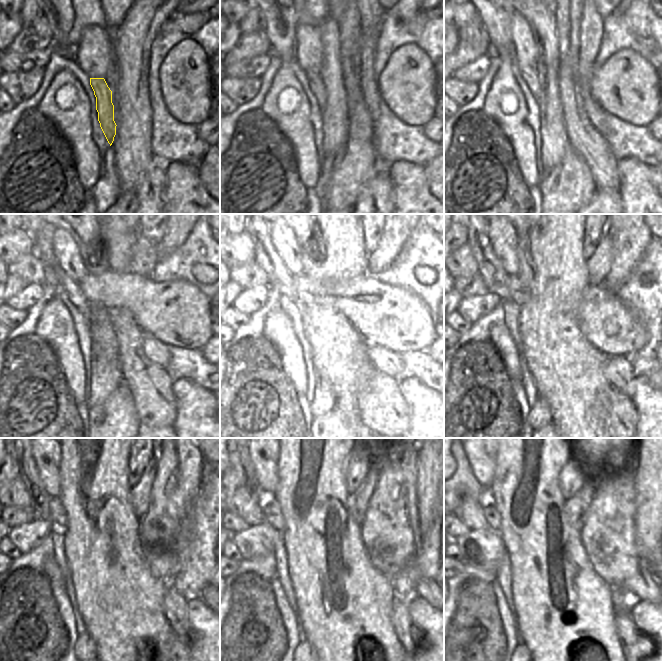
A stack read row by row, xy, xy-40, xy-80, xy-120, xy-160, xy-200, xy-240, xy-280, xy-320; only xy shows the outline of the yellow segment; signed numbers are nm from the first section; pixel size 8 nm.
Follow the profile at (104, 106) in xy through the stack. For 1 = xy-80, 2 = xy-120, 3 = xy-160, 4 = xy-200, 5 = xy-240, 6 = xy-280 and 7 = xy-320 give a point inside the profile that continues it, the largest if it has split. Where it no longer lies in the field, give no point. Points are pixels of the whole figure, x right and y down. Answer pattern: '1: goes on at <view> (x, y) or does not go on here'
1: goes on at xy-80 (534, 76)
2: goes on at xy-120 (84, 294)
3: goes on at xy-160 (299, 289)
4: goes on at xy-200 (490, 267)
5: goes on at xy-240 (29, 474)
6: goes on at xy-280 (245, 460)
7: goes on at xy-320 (486, 499)

